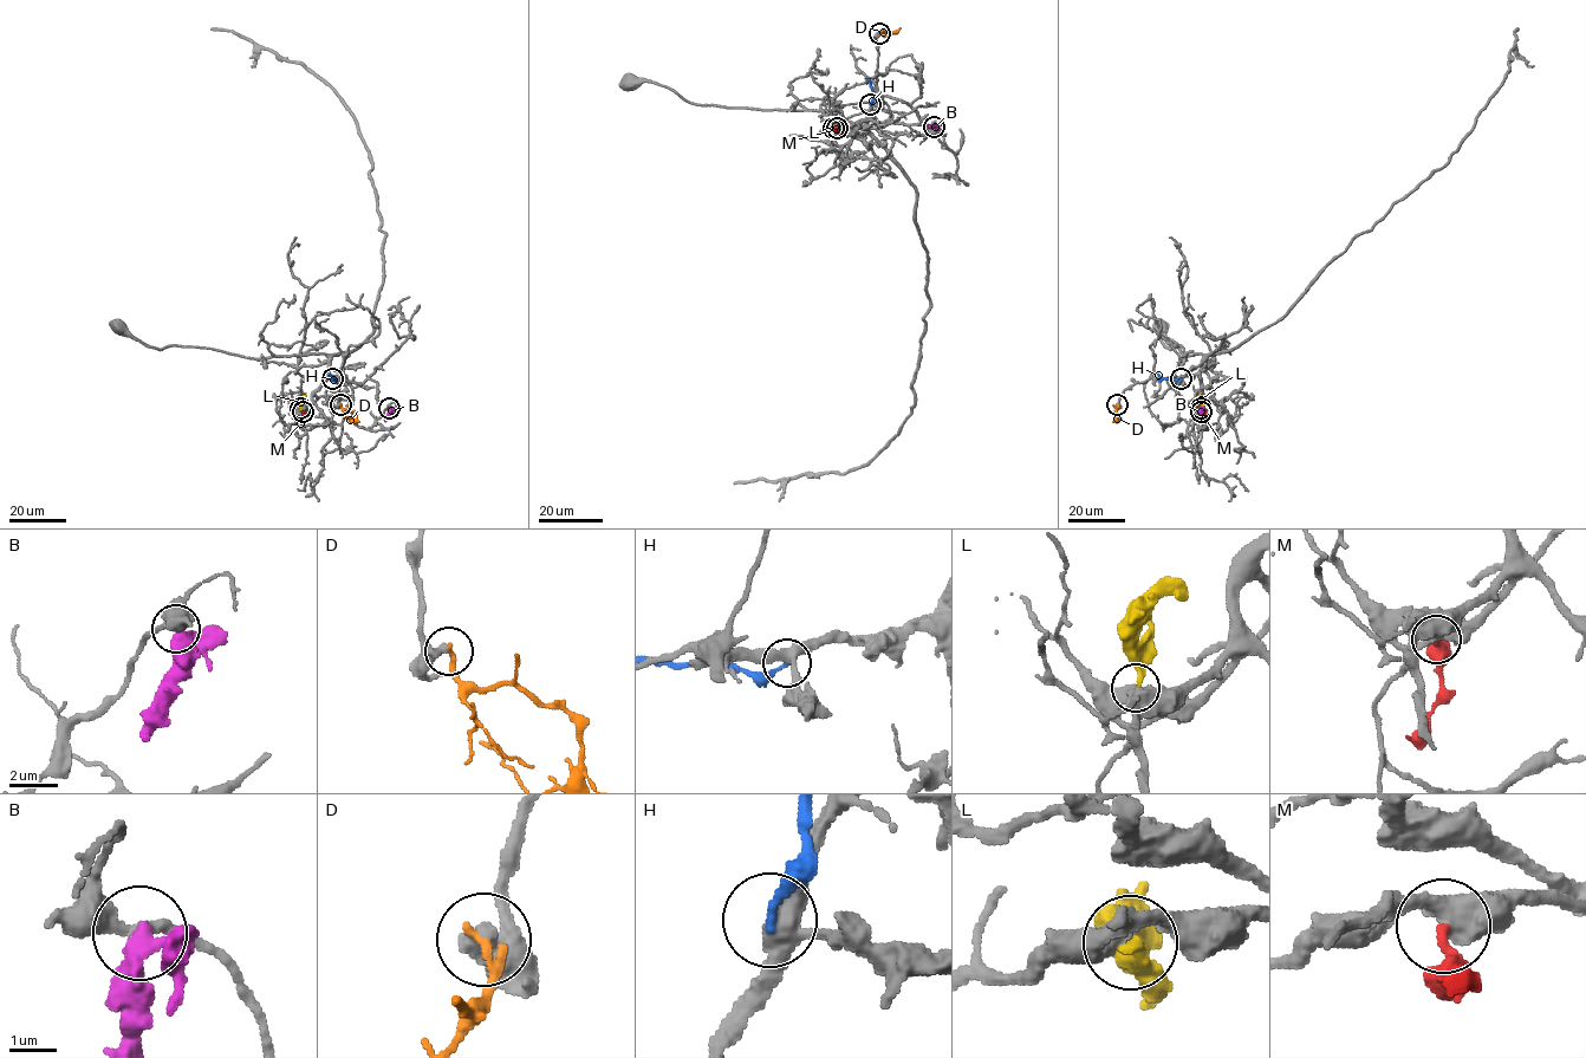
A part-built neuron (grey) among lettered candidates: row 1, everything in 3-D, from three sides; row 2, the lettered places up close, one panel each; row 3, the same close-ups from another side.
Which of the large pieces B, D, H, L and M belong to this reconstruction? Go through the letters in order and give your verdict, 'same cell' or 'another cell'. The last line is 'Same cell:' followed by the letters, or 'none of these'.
B: another cell
D: another cell
H: another cell
L: another cell
M: another cell
Same cell: none of these

